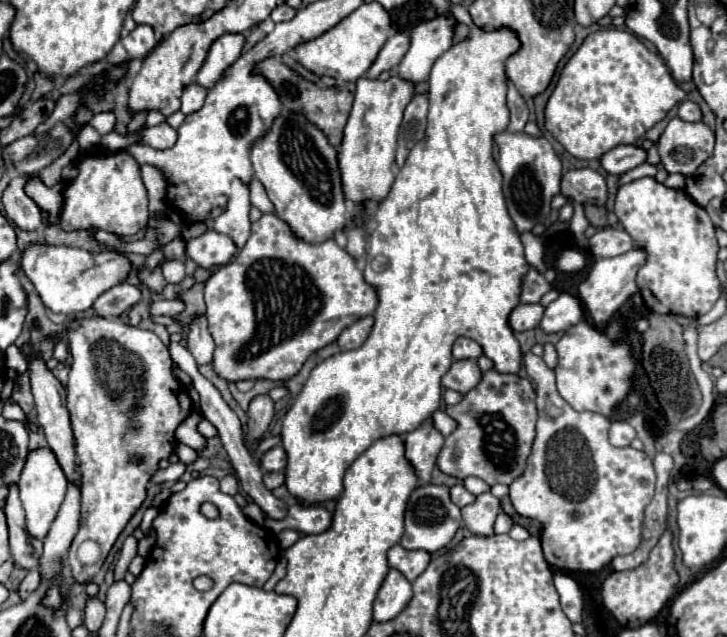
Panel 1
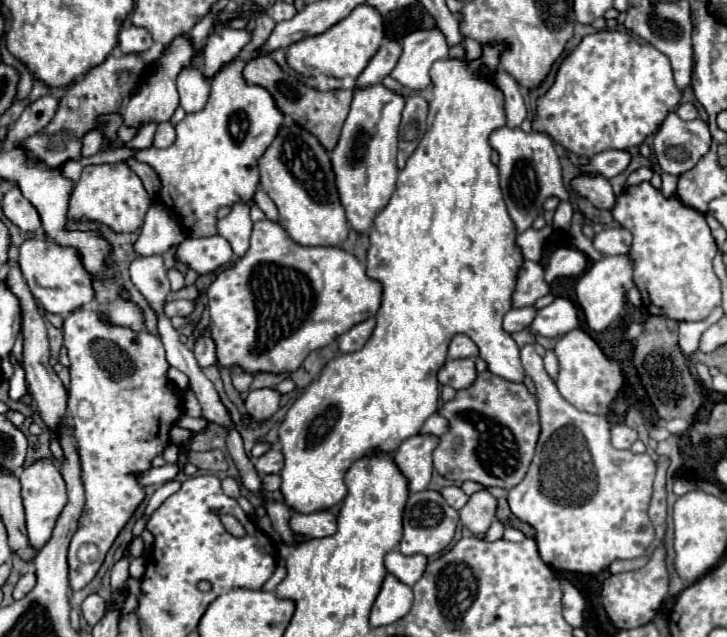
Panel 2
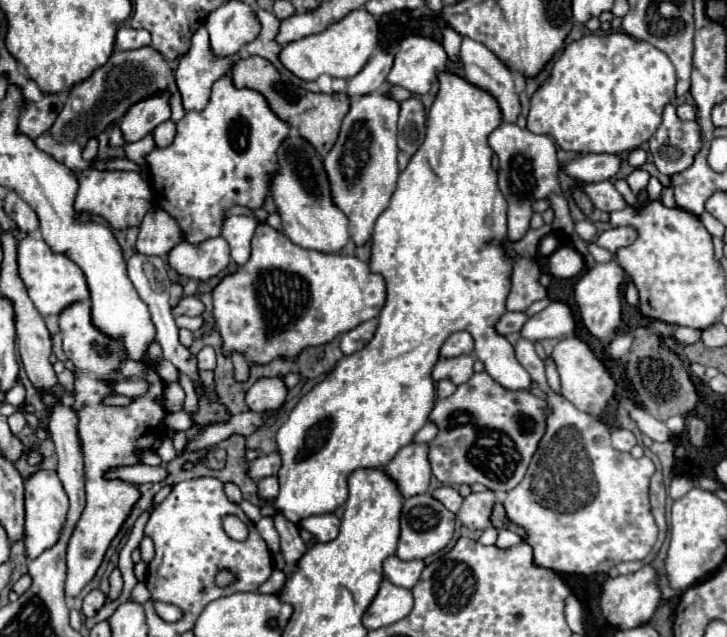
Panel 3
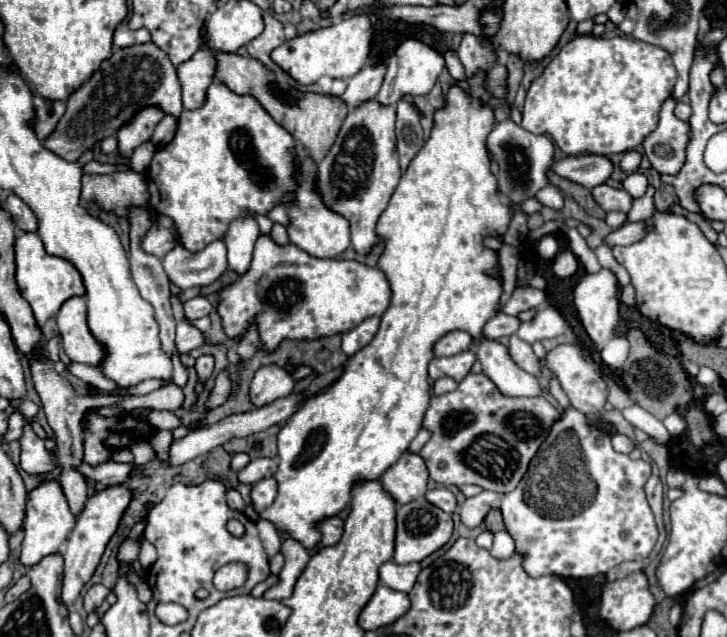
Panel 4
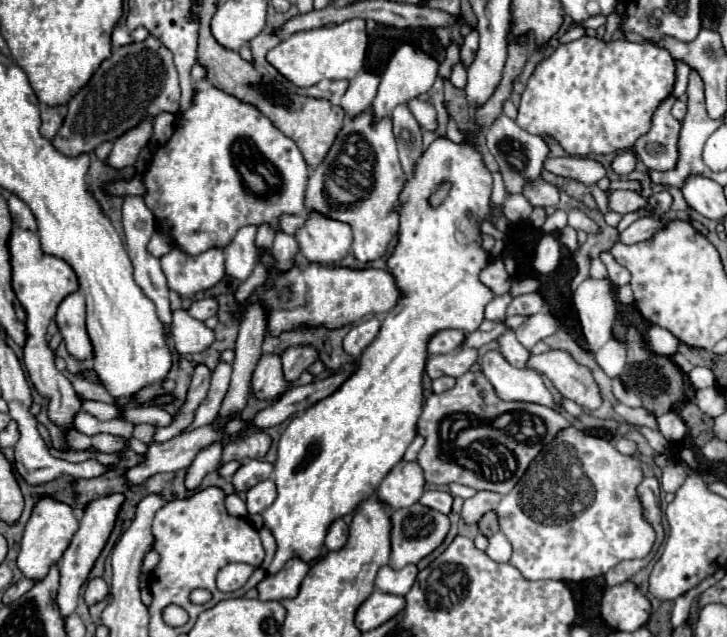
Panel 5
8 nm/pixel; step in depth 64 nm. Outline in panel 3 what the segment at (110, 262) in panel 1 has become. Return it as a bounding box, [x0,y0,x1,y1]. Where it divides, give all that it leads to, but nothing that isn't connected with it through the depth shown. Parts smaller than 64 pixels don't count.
[18,236,90,316]

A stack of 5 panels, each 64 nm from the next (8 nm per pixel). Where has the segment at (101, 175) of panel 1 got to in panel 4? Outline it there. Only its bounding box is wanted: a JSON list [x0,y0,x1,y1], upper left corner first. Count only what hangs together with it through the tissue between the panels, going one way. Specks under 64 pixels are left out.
[82,172,148,218]

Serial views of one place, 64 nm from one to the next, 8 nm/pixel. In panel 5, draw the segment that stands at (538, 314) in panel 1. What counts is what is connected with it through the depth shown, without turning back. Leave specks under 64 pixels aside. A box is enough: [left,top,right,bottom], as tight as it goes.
[462,320,506,348]

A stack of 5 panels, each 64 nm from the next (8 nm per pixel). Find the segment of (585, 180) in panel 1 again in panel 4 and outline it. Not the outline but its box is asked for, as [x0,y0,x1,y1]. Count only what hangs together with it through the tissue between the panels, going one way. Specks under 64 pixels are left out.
[592,184,632,212]

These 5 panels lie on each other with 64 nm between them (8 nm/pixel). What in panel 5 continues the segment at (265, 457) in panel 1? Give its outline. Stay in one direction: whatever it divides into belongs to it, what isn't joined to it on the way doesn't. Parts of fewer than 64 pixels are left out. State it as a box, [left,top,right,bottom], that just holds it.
[232,460,274,492]

